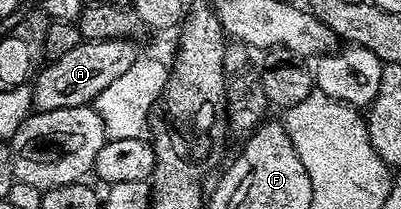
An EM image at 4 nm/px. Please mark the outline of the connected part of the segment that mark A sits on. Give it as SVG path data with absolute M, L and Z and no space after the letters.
M132 39L86 40L63 58L48 61L31 81L31 104L38 112L59 110L60 107L79 107L96 101L97 95L115 78L123 78L138 60L139 52Z

